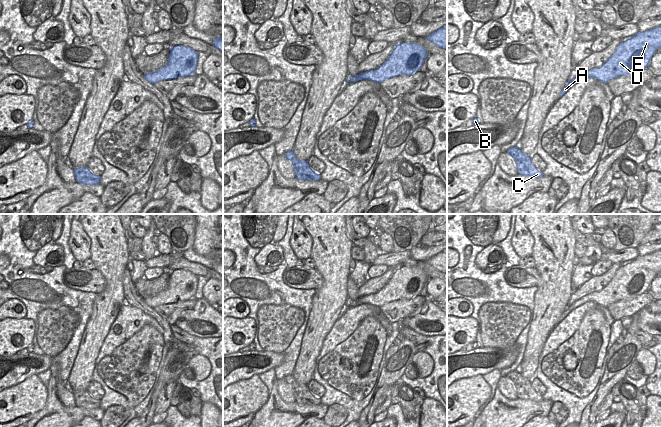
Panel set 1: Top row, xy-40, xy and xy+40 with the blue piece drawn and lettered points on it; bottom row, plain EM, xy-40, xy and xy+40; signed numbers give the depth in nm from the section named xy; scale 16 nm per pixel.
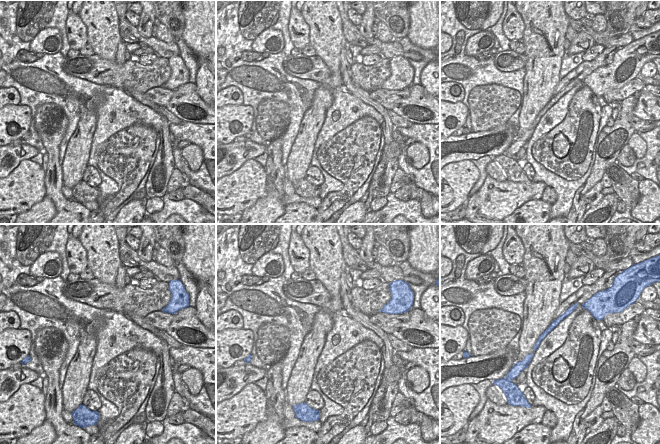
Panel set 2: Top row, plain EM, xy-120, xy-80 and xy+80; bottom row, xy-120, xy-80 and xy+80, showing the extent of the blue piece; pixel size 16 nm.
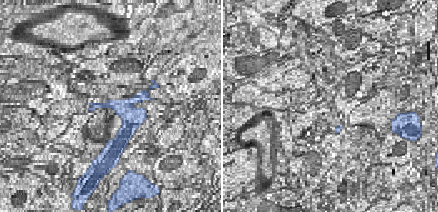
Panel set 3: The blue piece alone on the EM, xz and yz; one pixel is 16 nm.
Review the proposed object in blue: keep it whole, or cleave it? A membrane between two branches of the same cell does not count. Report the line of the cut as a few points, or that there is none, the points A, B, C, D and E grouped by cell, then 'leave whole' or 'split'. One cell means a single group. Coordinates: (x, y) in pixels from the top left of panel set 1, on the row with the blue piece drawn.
cut in xy+40 along (580, 75), (569, 86); A B C / D E; split

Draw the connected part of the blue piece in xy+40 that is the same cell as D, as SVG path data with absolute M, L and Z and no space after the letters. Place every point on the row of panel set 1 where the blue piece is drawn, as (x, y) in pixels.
M661 25L638 32L621 42L613 55L601 67L581 73L570 84L570 87L586 78L594 78L607 83L614 78L632 75L649 66L650 60L658 48L661 48Z

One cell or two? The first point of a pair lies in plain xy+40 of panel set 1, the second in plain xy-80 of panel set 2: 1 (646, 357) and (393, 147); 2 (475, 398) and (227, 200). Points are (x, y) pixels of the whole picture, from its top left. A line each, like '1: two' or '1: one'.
1: two
2: one

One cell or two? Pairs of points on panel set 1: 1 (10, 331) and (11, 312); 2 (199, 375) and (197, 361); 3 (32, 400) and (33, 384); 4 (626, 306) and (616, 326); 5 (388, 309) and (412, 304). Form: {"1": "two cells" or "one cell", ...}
{"1": "two cells", "2": "one cell", "3": "one cell", "4": "two cells", "5": "one cell"}

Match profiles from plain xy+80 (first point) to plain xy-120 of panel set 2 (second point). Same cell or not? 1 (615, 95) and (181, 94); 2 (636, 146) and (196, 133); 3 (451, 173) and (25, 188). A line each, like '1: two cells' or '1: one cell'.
1: two cells
2: two cells
3: one cell

